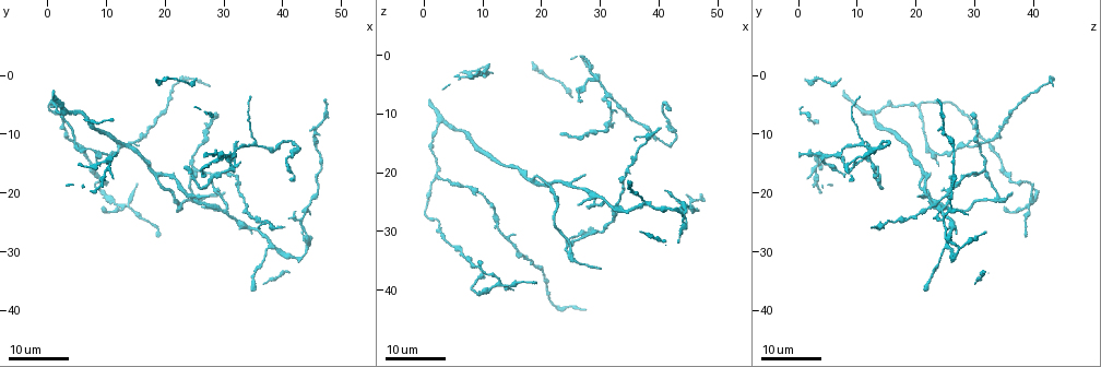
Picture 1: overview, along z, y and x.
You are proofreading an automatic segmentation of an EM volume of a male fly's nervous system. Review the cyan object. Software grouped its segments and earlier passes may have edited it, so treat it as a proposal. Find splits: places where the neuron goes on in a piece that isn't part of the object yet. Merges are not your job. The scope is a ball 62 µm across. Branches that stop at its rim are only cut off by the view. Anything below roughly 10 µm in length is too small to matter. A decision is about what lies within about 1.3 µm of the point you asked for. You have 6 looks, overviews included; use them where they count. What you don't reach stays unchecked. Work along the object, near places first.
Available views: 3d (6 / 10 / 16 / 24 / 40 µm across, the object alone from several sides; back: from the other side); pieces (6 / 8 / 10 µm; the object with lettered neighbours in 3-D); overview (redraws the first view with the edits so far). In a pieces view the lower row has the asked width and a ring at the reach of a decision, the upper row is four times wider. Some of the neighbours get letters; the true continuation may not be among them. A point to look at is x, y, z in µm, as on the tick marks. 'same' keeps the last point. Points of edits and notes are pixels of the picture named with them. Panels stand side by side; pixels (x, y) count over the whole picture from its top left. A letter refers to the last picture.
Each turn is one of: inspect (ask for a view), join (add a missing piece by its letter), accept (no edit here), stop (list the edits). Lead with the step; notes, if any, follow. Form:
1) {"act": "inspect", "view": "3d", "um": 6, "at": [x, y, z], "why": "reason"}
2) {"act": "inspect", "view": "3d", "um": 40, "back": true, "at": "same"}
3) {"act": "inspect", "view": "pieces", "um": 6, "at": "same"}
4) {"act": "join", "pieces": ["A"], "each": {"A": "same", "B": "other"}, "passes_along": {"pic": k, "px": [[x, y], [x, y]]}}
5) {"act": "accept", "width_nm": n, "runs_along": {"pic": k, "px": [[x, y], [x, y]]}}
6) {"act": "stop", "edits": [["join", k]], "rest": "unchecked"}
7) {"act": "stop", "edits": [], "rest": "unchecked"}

{"act": "inspect", "view": "3d", "um": 24, "at": [32.5, 11.0, 12.0], "why": "an open end"}

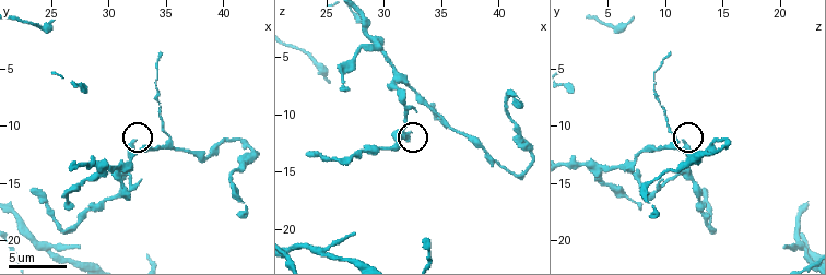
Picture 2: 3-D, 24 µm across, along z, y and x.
{"act": "inspect", "view": "pieces", "um": 10, "at": [32.4, 11.2, 11.6]}

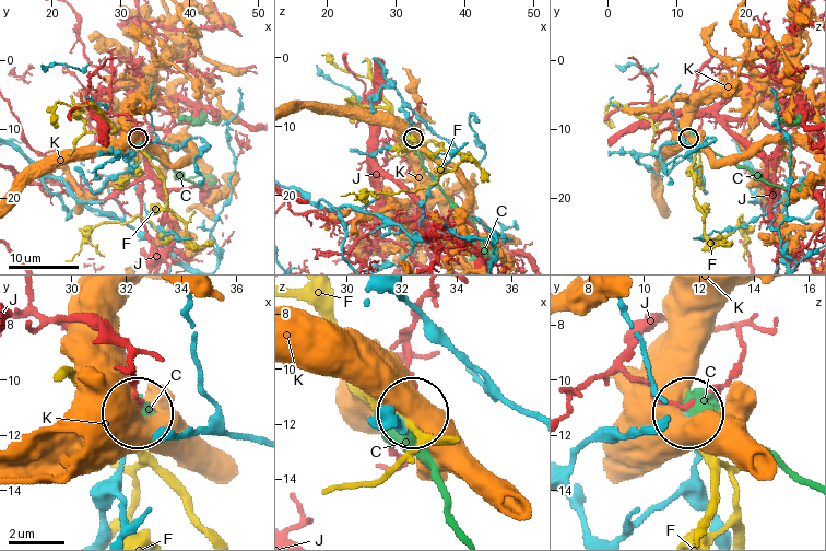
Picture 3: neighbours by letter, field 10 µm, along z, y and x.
{"act": "accept", "width_nm": 250, "each": {"C": "other", "F": "other", "J": "other", "K": "other"}, "found": "none of them fits"}

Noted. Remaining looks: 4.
{"act": "inspect", "view": "3d", "um": 16, "at": [26.5, 22.0, 25.5], "why": "free end"}

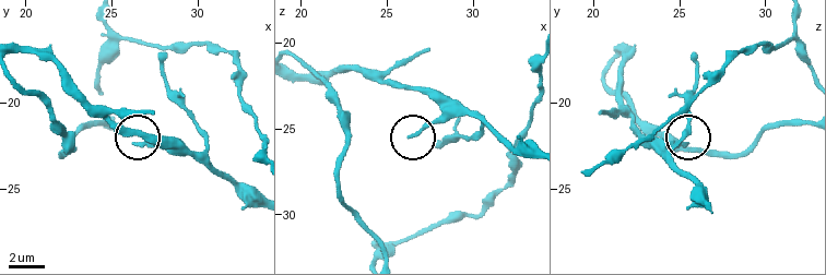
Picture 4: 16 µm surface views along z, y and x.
{"act": "inspect", "view": "pieces", "um": 6, "at": [26.5, 22.3, 25.5]}

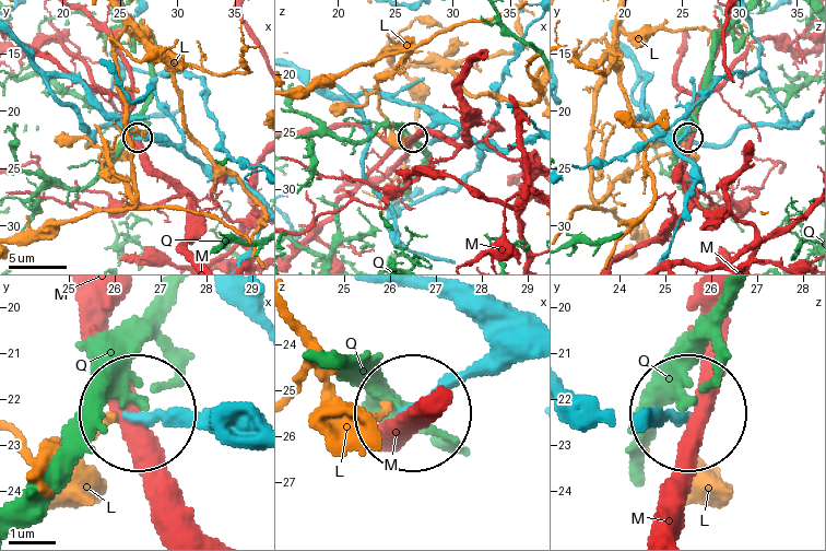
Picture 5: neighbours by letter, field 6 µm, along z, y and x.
{"act": "accept", "each": {"L": "other", "M": "other", "Q": "other"}, "found": "none of them fits"}

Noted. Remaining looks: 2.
{"act": "inspect", "view": "3d", "um": 24, "at": [30.0, 20.5, 36.5], "why": "branch stops here"}

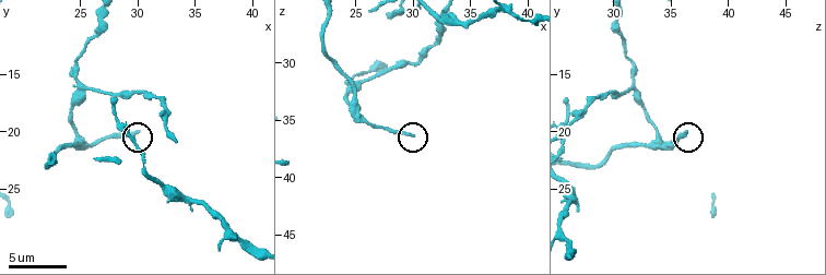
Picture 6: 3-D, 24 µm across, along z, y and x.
{"act": "inspect", "view": "pieces", "um": 6, "at": [30.0, 20.2, 36.4]}

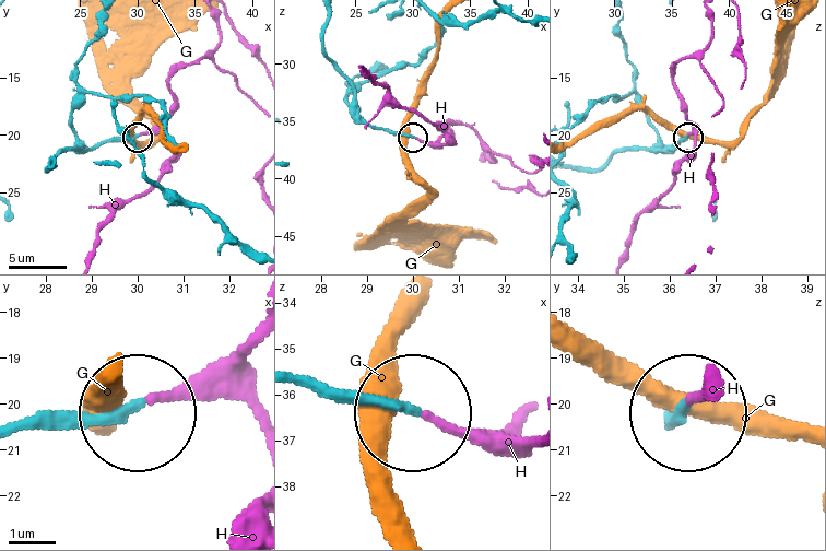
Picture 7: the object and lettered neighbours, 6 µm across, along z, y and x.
{"act": "join", "pieces": ["H"], "each": {"G": "other", "H": "same"}, "passes_along": {"pic": 7, "px": [[23, 430], [94, 425], [176, 395], [247, 331]]}, "found": "the neuron continues"}

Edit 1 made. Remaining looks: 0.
{"act": "stop", "edits": [["join", 7]], "rest": "unchecked"}

